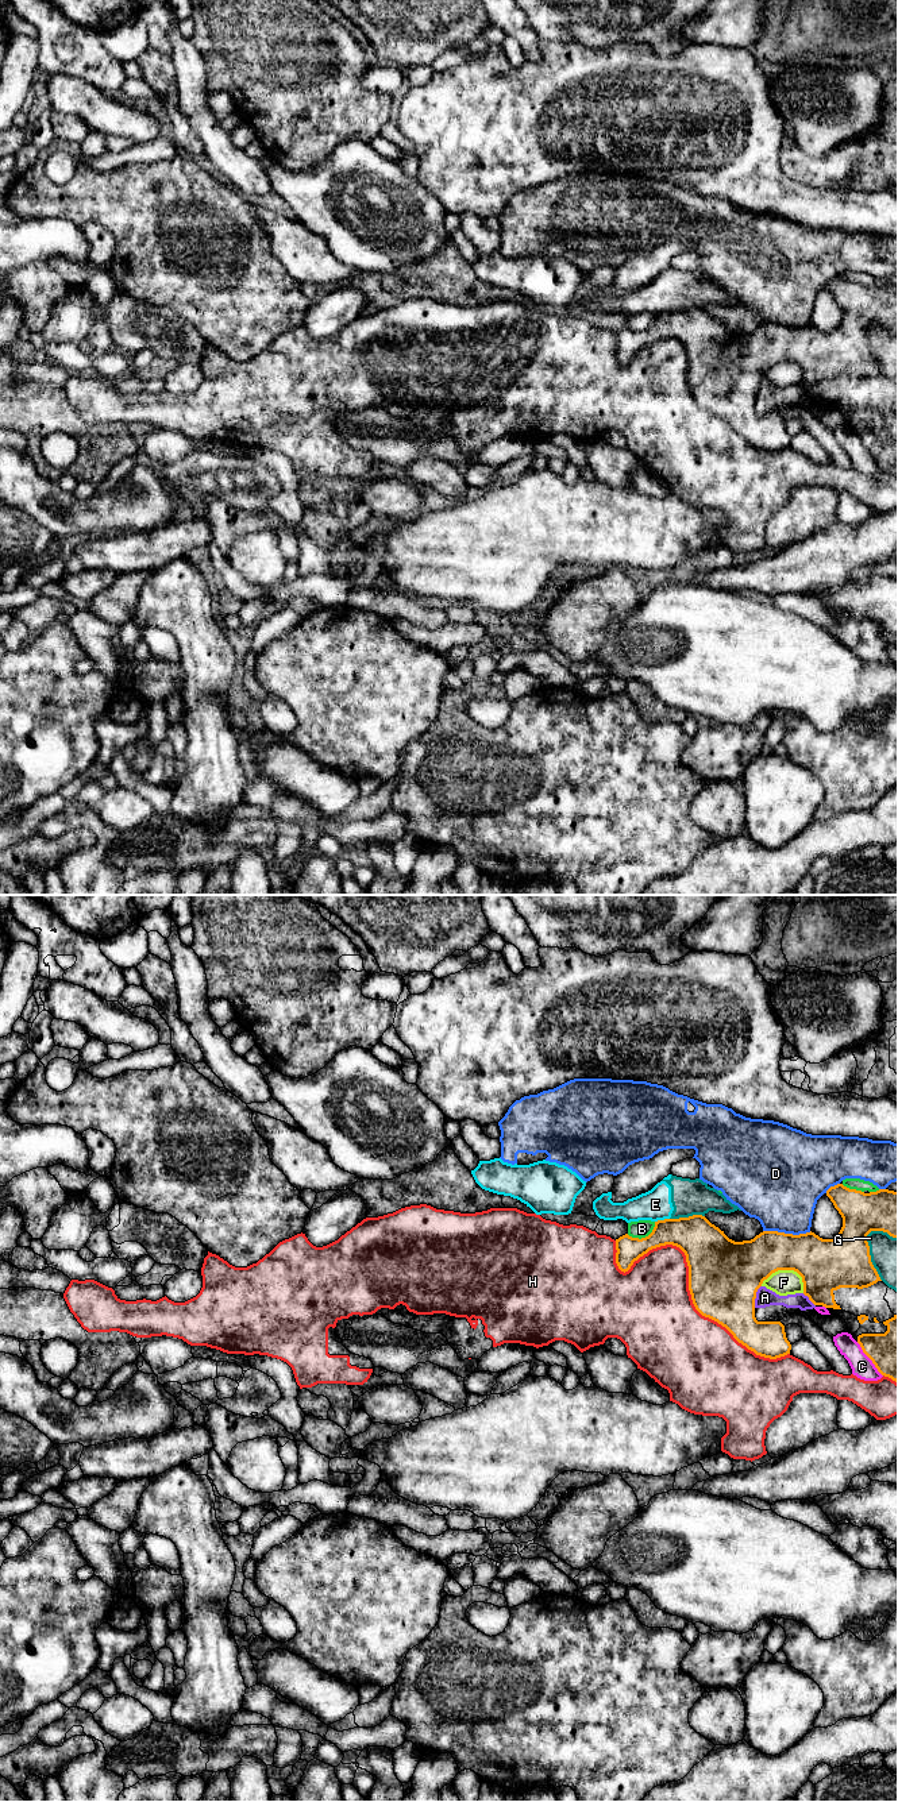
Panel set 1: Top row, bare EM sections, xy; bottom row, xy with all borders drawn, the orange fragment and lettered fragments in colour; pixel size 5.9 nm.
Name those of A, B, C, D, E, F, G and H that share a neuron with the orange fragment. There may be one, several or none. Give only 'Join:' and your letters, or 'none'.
Join: none

